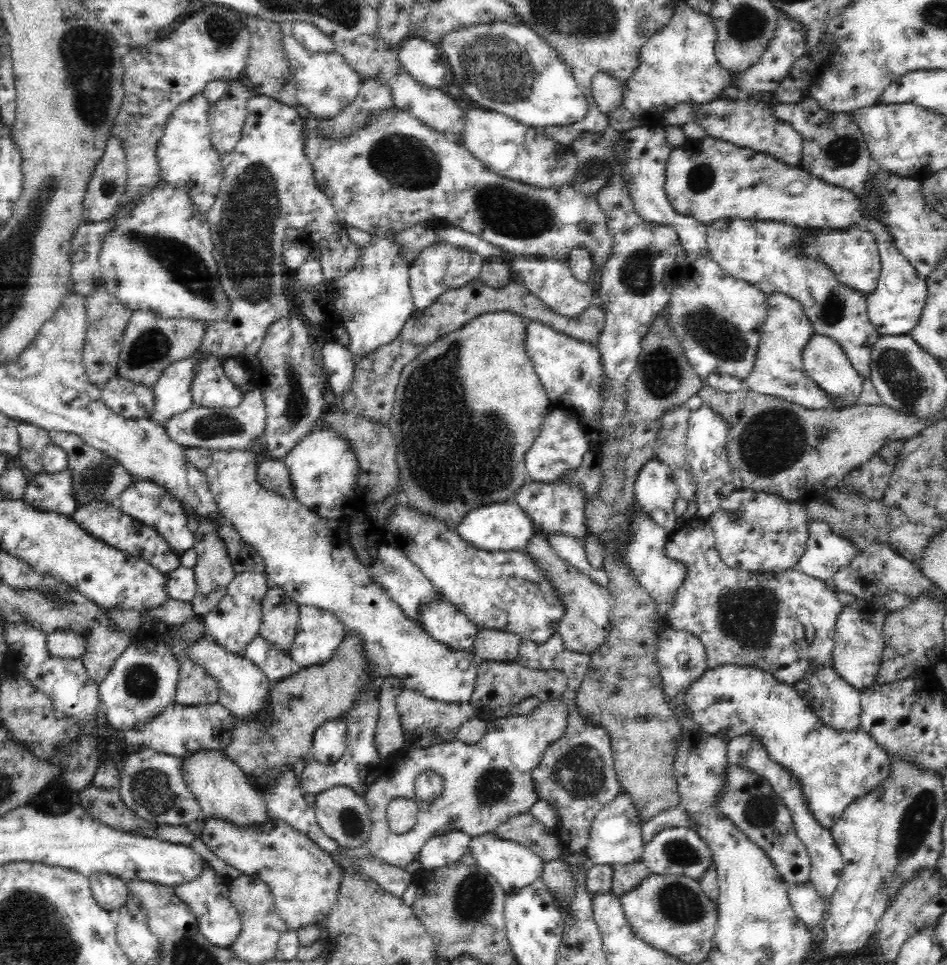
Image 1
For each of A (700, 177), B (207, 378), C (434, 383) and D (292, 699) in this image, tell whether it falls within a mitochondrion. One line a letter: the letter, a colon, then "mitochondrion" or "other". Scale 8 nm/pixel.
A: mitochondrion
B: other
C: mitochondrion
D: mitochondrion

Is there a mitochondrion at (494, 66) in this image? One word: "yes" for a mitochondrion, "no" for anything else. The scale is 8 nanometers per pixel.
yes

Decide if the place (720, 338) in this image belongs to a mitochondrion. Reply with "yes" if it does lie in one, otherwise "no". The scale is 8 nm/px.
yes

